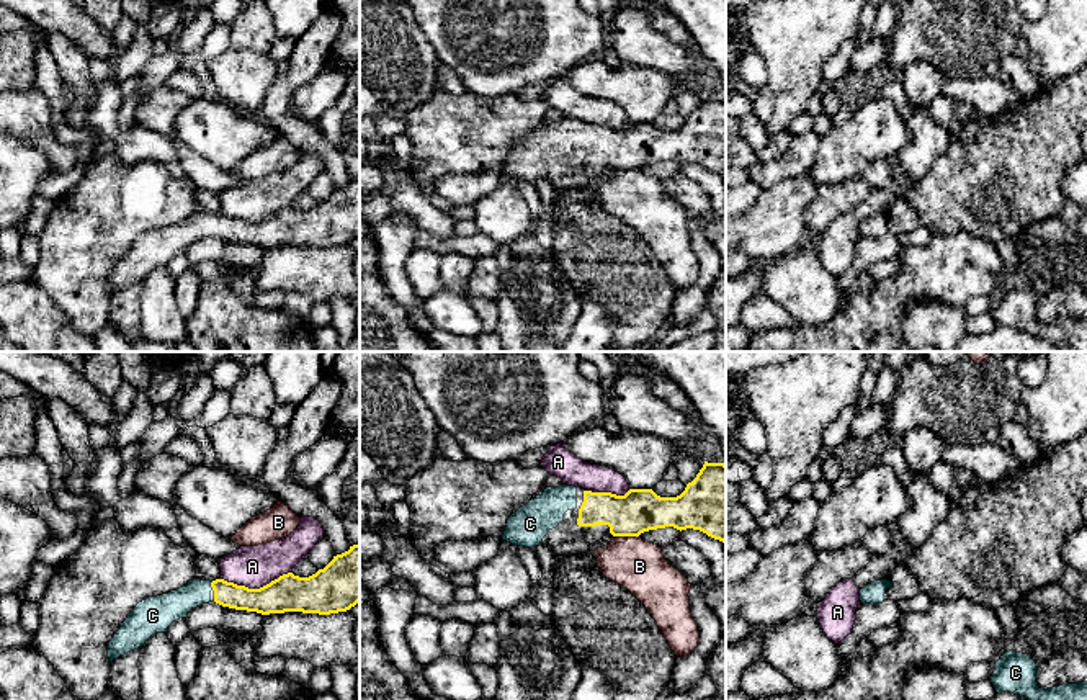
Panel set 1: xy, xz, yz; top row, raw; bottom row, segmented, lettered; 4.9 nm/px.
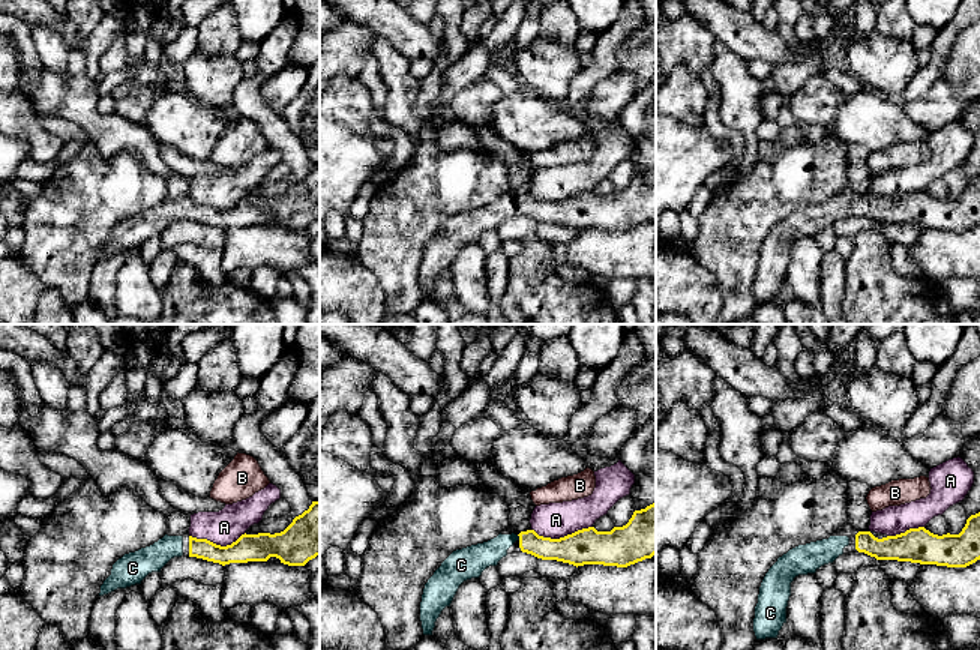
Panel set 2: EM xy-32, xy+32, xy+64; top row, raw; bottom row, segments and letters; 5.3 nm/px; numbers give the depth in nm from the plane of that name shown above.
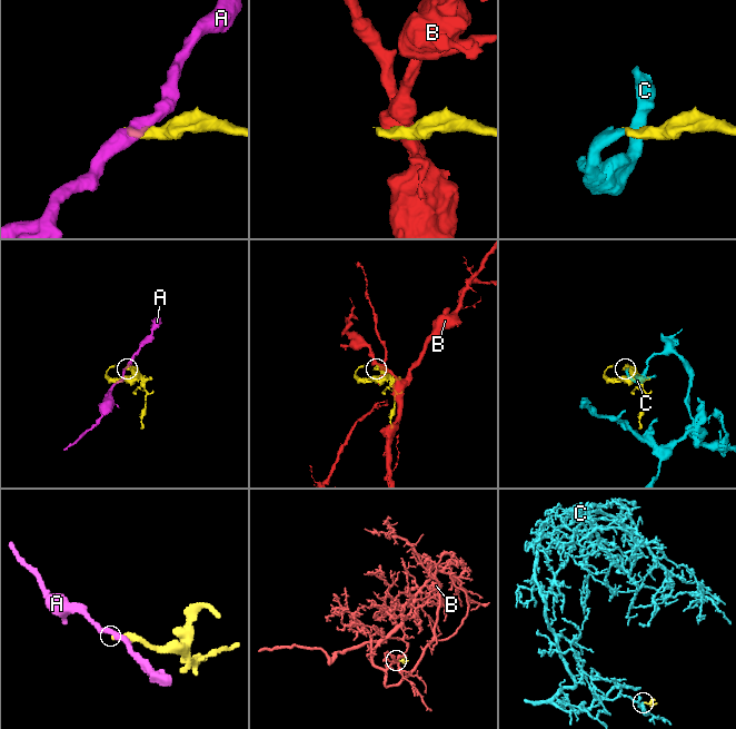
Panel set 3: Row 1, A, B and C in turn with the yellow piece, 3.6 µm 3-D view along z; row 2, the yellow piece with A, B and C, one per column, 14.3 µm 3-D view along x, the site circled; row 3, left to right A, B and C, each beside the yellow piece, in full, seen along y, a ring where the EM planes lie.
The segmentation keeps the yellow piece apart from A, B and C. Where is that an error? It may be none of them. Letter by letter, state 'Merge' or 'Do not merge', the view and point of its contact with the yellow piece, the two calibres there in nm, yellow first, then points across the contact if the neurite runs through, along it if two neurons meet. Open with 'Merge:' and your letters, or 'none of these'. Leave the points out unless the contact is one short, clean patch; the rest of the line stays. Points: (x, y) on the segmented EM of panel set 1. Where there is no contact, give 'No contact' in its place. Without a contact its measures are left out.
Merge: C
A: Do not merge. Touches yellow at xy (255, 589). Thickness 180 nm (yellow) against 200 nm. Boundary: xy (290, 571), (259, 587), (237, 586), (221, 579)
B: Do not merge. Touches yellow at xz (626, 535). Thickness 220 nm (yellow) against 260 nm. Boundary: xz (639, 533), (615, 537)
C: Merge. Touches yellow at xy (211, 586). Thickness 130 nm (yellow) against 140 nm. Path across: xy (228, 594), (219, 586), (211, 586), (169, 607)

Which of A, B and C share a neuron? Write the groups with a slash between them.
A / B / C

